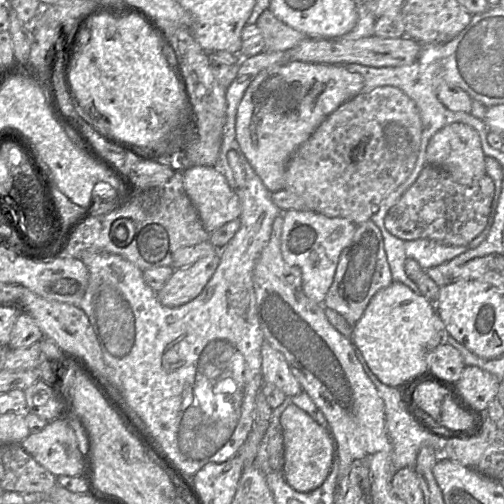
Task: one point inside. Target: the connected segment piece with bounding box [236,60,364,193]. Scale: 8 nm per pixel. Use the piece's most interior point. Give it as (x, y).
(282, 107)

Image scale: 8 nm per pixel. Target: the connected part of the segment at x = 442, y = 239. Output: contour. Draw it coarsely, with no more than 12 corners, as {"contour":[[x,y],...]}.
{"contour":[[425,165],[387,211],[404,241],[468,245],[488,222],[494,182]]}

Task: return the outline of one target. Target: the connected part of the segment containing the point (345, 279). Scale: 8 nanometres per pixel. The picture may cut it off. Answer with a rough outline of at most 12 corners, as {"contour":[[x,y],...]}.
{"contour":[[357,224],[324,306],[354,326],[392,282],[381,231]]}

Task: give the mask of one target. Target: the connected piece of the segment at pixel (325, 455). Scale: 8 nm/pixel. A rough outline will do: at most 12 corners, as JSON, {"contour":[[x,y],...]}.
{"contour":[[290,404],[280,416],[283,472],[298,492],[327,479],[329,431]]}

